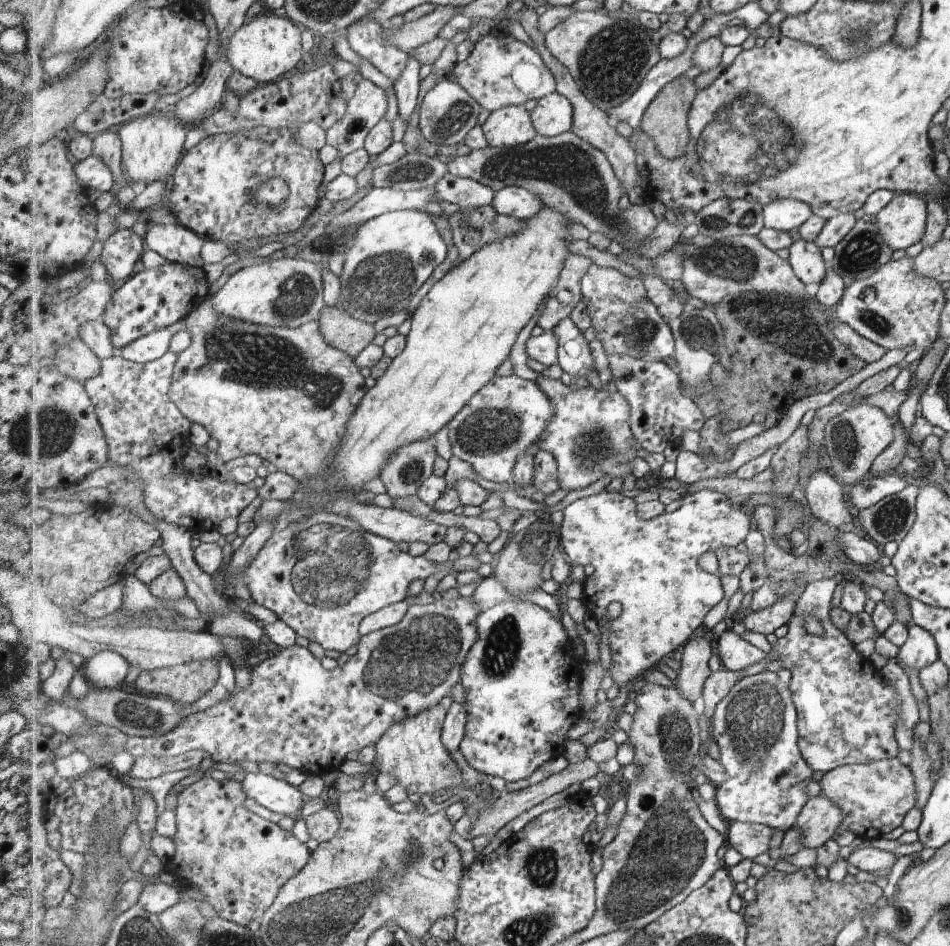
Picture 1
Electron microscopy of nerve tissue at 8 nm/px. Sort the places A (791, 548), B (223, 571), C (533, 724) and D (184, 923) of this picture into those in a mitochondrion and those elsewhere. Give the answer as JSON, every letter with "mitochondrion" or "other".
{"A":"other","B":"other","C":"other","D":"mitochondrion"}

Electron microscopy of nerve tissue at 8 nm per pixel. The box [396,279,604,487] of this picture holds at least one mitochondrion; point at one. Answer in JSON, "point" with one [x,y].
{"point":[490,431]}

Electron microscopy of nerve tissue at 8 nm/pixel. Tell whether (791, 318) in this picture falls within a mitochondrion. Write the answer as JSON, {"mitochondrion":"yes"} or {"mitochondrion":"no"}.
{"mitochondrion":"yes"}

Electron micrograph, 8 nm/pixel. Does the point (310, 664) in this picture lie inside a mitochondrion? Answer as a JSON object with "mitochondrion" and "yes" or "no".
{"mitochondrion":"no"}

